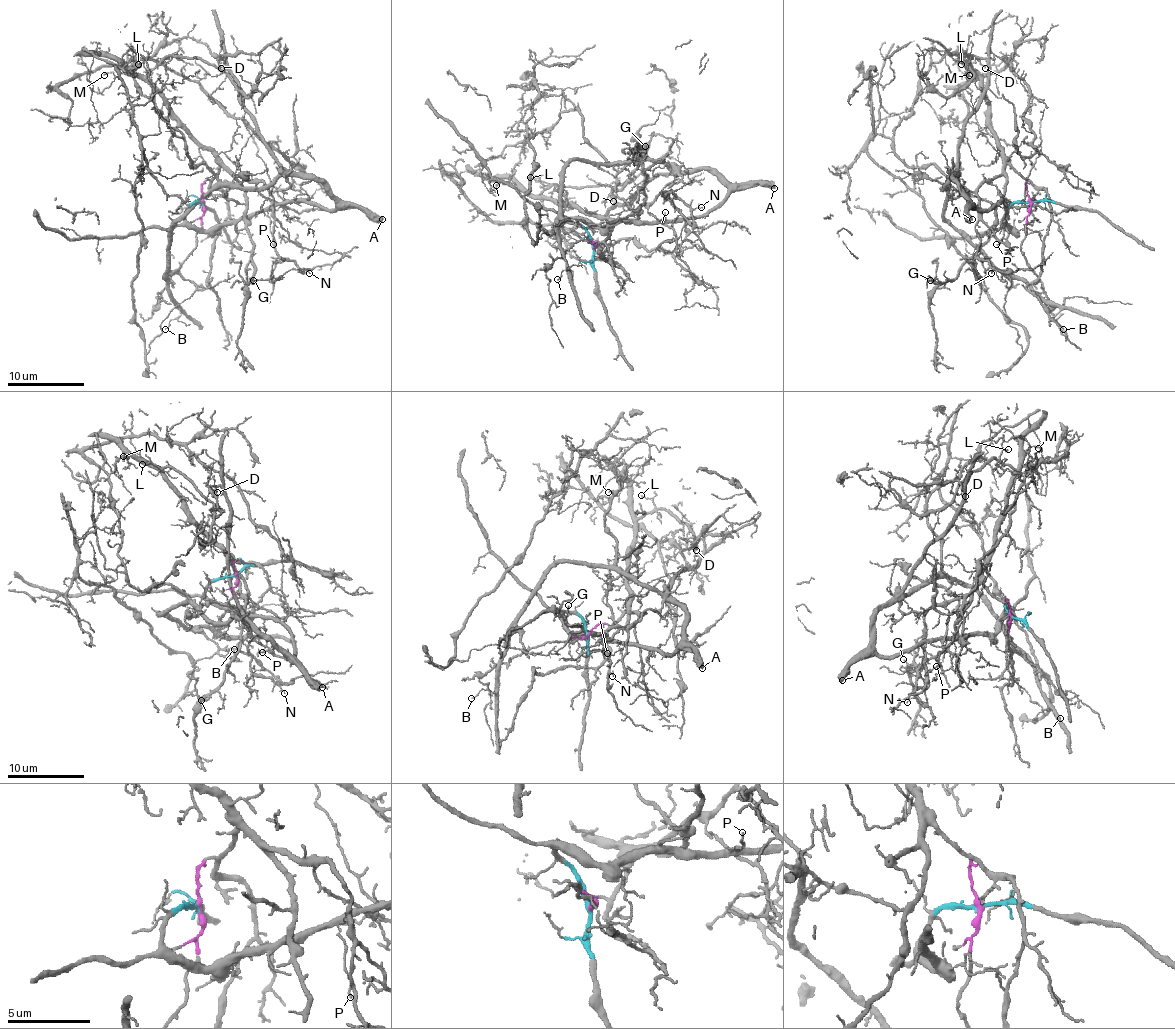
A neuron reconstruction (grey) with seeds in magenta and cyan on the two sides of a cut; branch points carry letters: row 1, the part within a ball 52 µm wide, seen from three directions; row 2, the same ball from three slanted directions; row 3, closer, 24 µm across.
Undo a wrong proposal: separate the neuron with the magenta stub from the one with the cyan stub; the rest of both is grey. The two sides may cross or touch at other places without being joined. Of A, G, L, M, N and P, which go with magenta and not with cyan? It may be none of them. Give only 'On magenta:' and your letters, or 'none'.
On magenta: G, L, M, N

